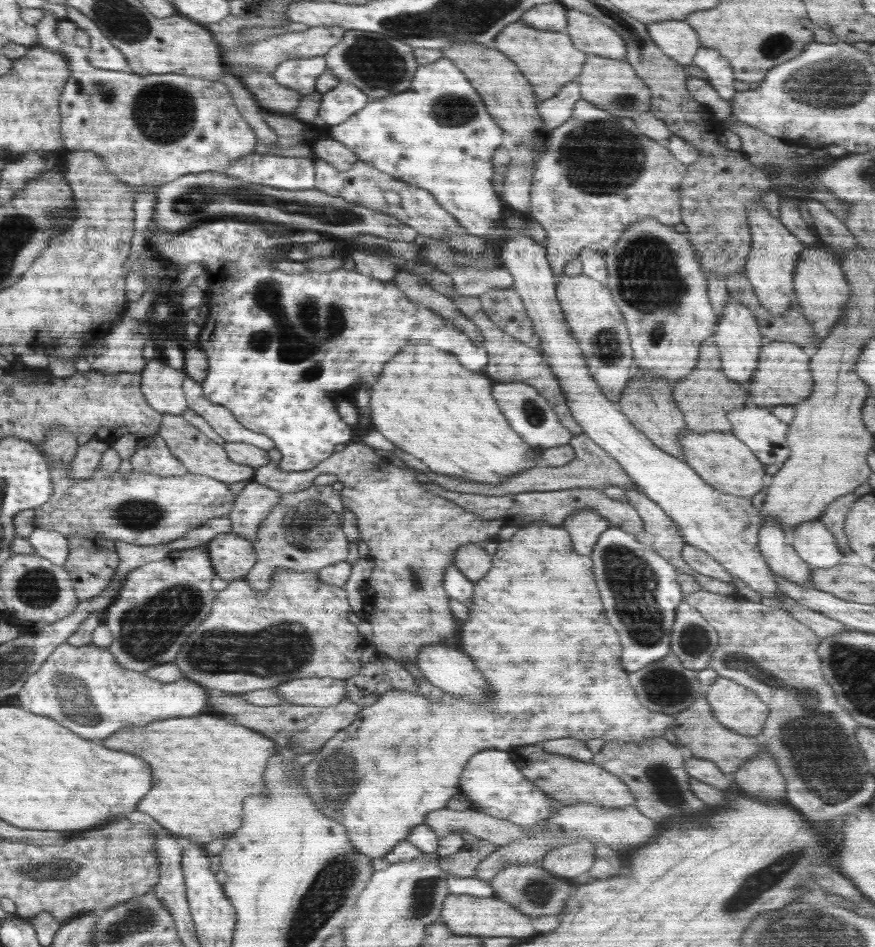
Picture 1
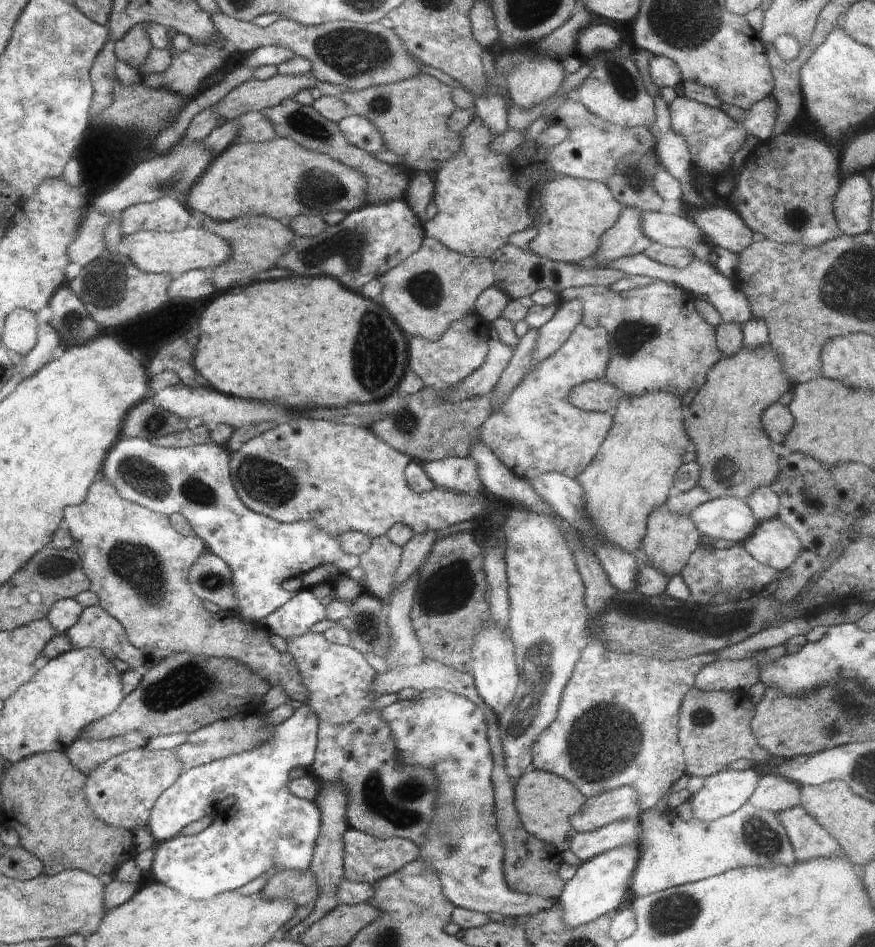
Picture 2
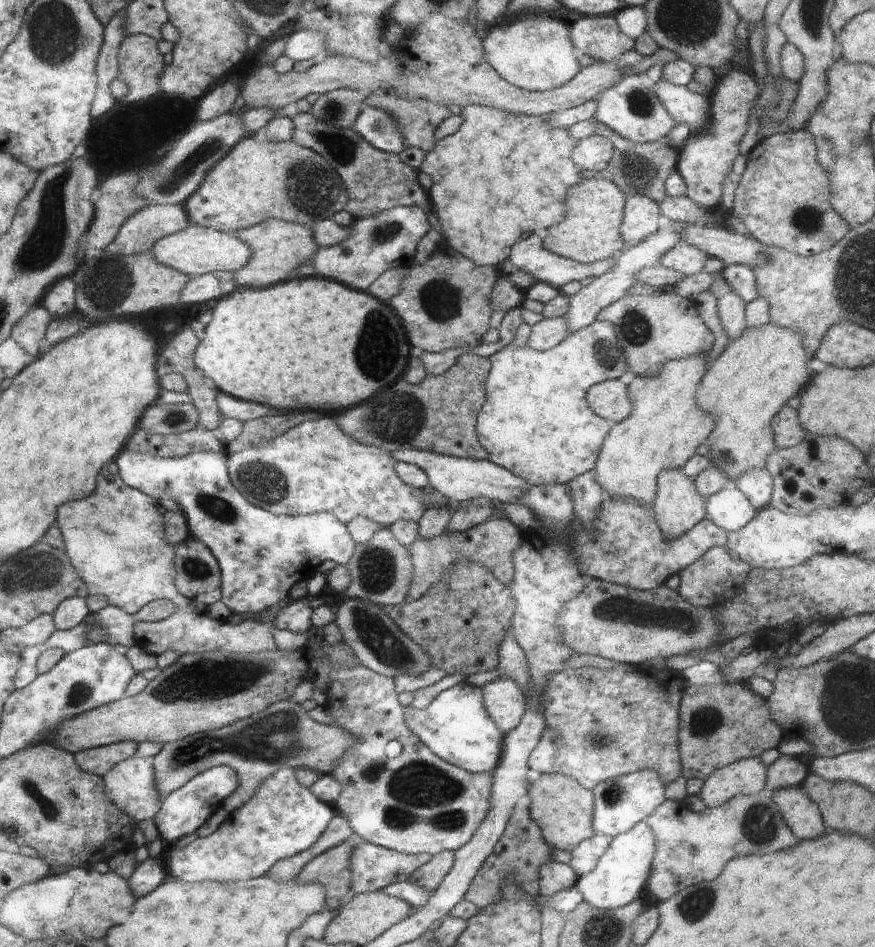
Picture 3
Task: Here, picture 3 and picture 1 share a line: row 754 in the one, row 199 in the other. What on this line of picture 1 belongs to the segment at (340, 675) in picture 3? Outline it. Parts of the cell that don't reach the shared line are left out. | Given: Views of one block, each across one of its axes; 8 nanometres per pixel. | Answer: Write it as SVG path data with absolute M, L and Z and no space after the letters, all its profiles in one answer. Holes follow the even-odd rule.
M315 160L315 188L332 196L343 198L372 210L392 215L400 222L410 225L418 234L439 239L444 234L465 234L465 228L446 209L438 205L426 189L409 185L374 168L370 163L356 161L346 172L336 170L325 160Z

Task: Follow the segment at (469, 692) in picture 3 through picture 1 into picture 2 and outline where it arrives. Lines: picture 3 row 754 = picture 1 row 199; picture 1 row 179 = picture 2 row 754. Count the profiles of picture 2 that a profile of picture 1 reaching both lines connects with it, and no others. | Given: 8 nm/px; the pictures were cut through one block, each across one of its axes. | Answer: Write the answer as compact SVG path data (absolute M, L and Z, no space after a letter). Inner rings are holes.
M435 689L434 691L425 693L421 692L418 696L410 698L410 700L400 700L397 702L380 709L380 718L388 724L390 732L392 732L392 740L396 744L396 750L398 750L398 756L404 764L410 764L410 766L422 766L422 768L432 768L432 774L434 778L438 780L438 800L436 800L436 808L438 812L434 812L434 817L437 818L438 824L434 824L434 828L428 828L424 835L424 840L417 844L420 848L420 857L422 860L426 860L436 872L438 872L438 880L441 884L442 894L446 896L446 900L455 907L460 907L474 911L476 913L484 914L502 914L505 917L511 918L512 916L530 916L530 914L538 914L542 910L548 910L550 906L554 906L557 900L550 900L550 898L542 898L538 894L519 893L510 889L506 883L504 876L504 846L502 845L502 836L498 832L497 819L495 818L495 796L494 787L492 784L492 752L490 742L488 740L488 726L486 726L486 716L472 704L471 700L460 696L450 691L444 691Z

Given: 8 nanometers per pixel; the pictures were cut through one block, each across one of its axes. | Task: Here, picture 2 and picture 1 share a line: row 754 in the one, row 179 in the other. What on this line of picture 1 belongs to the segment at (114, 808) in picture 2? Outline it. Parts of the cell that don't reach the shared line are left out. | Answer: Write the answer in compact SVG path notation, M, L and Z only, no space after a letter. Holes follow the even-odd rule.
M44 10L43 19L35 24L38 42L34 46L57 50L69 63L70 76L60 98L61 134L64 150L102 154L105 166L114 170L122 182L133 187L136 198L151 186L162 186L184 174L218 171L237 158L253 153L259 140L252 127L242 118L231 92L221 80L191 77L185 74L147 74L102 70L89 63L86 49L76 43L64 43L56 33L58 19L54 10Z

